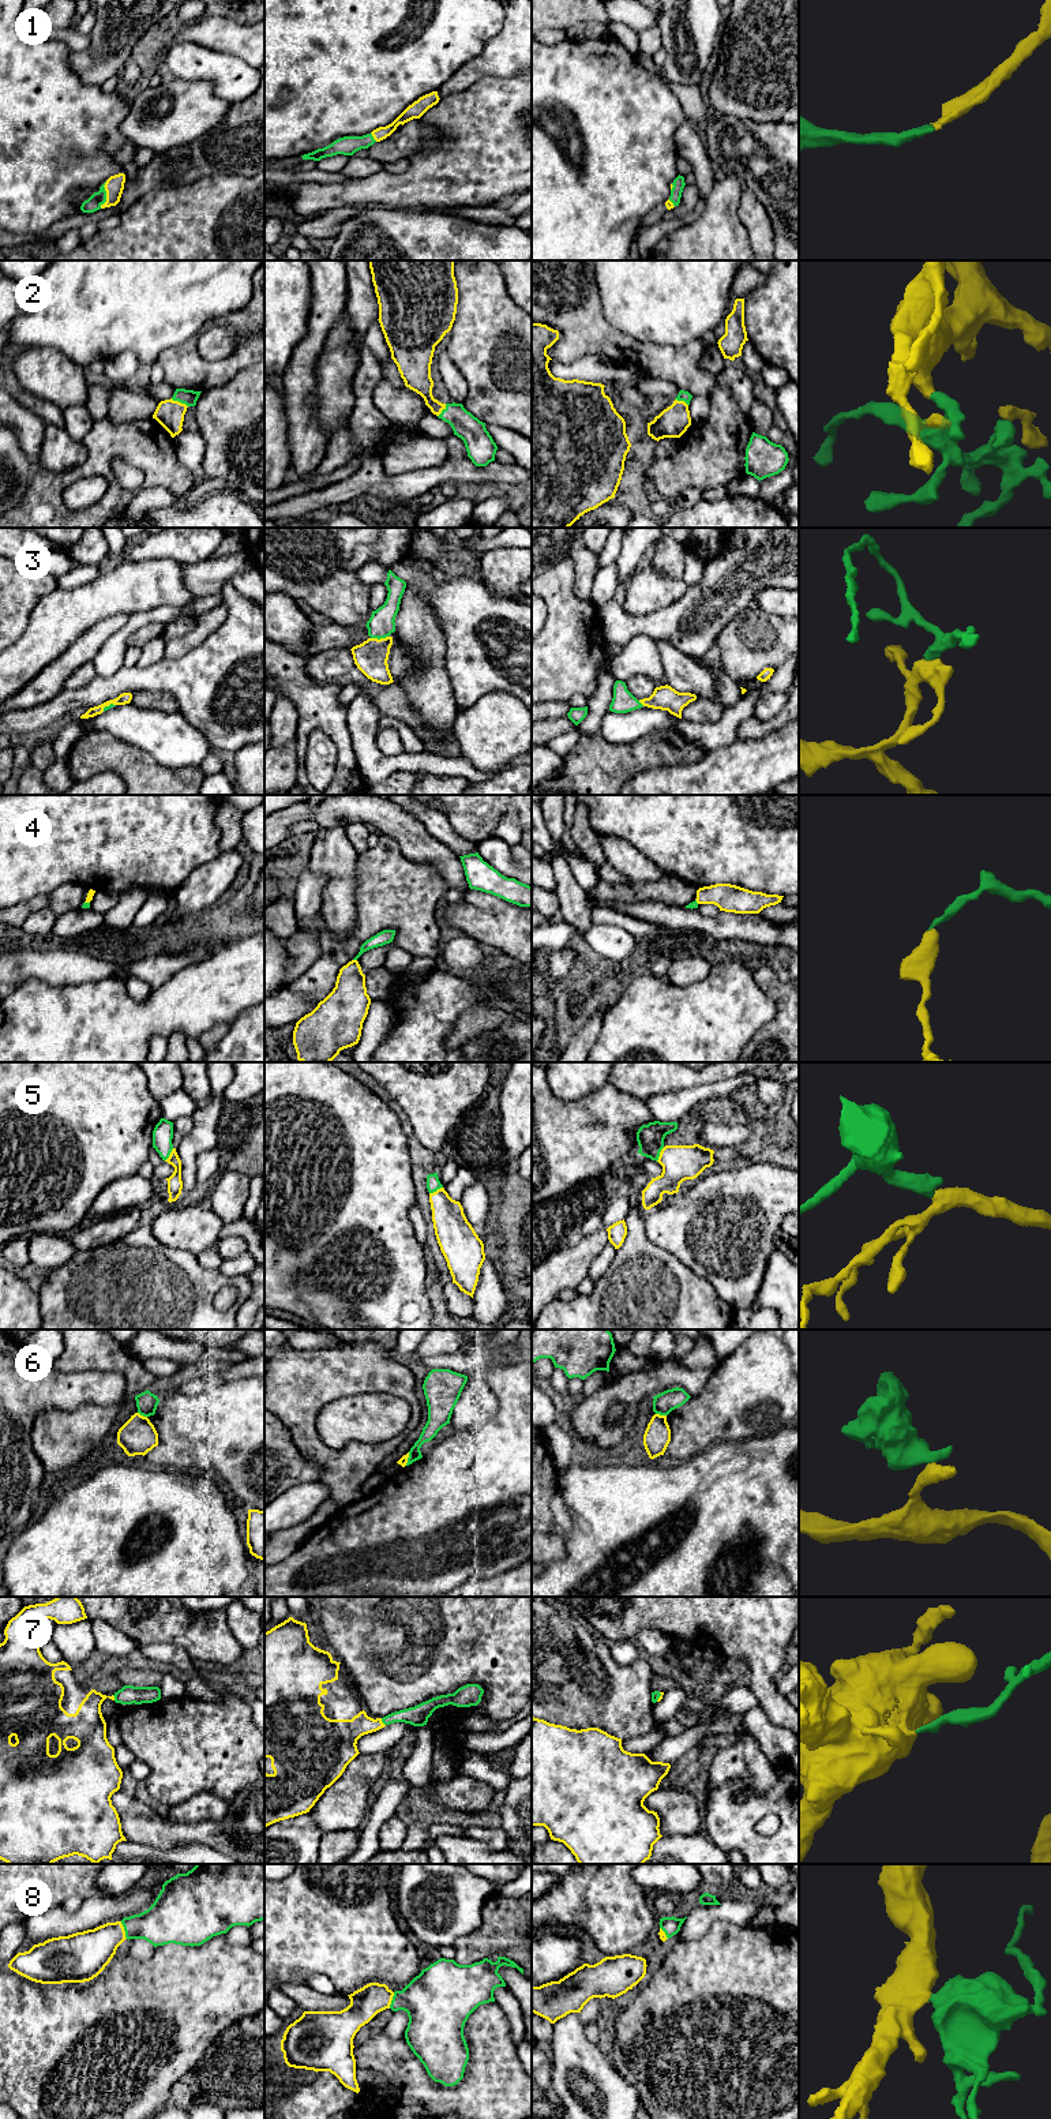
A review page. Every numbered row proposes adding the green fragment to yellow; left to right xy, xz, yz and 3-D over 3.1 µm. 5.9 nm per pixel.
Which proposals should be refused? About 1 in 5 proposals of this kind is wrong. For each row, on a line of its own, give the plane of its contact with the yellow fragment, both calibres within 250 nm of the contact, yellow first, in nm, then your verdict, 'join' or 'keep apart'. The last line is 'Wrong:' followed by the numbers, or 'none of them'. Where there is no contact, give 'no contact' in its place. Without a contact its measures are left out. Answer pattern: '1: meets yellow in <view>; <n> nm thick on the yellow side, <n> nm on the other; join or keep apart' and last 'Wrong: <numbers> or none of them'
1: meets yellow in xy; 110 nm thick on the yellow side, 90 nm on the other; join
2: meets yellow in xy; 170 nm thick on the yellow side, 90 nm on the other; join
3: meets yellow in xz; 200 nm thick on the yellow side, 160 nm on the other; join
4: meets yellow in xz; 240 nm thick on the yellow side, 80 nm on the other; keep apart
5: meets yellow in yz; 200 nm thick on the yellow side, 160 nm on the other; join
6: meets yellow in yz; 160 nm thick on the yellow side, 120 nm on the other; keep apart
7: meets yellow in xz; 190 nm thick on the yellow side, 120 nm on the other; join
8: meets yellow in xy; 260 nm thick on the yellow side, 240 nm on the other; join
Wrong: 4, 6

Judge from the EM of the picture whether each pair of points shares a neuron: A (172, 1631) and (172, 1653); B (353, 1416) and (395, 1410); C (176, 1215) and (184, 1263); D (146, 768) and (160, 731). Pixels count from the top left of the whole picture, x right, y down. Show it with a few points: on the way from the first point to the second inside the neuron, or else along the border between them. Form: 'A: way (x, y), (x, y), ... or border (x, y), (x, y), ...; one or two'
A: border (139, 1645), (173, 1643), (192, 1660); two
B: way (364, 1416), (385, 1416); one
C: border (153, 1234), (165, 1245), (187, 1249), (196, 1255); two
D: border (122, 742), (142, 749), (162, 765), (180, 768); two

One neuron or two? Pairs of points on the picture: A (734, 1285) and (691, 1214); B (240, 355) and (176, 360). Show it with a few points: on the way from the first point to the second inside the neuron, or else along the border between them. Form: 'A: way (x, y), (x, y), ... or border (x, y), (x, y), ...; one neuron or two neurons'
A: way (724, 1270), (719, 1264), (714, 1242), (705, 1233); one neuron
B: way (224, 368), (192, 368); one neuron

